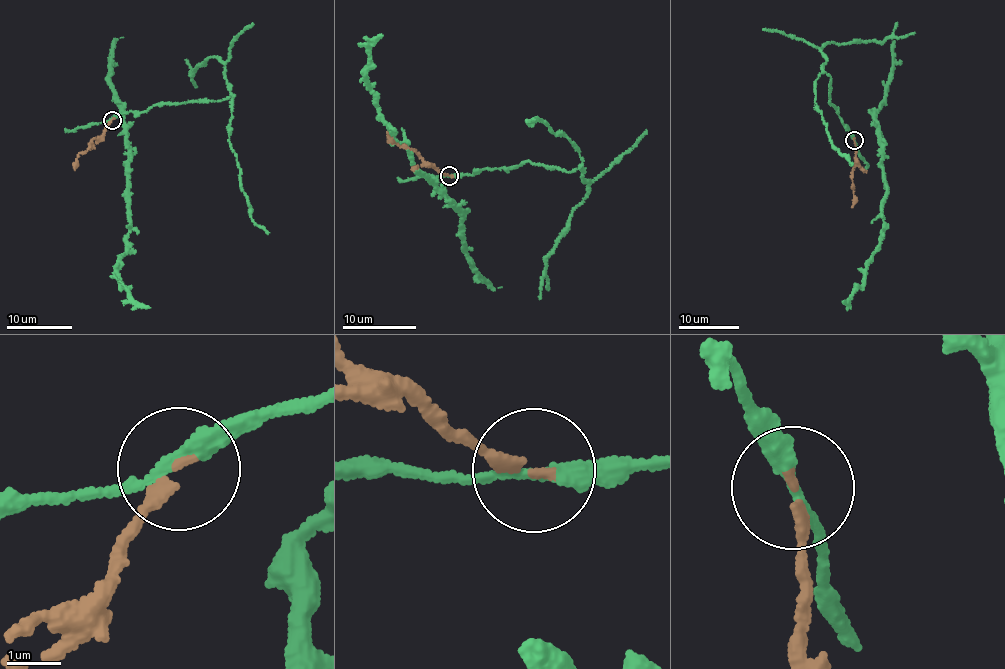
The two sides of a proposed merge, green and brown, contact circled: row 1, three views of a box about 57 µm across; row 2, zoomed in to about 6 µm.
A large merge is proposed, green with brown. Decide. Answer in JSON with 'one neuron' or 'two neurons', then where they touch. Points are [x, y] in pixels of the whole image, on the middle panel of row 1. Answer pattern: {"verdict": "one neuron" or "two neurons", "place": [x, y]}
{"verdict": "two neurons", "place": [449, 175]}

